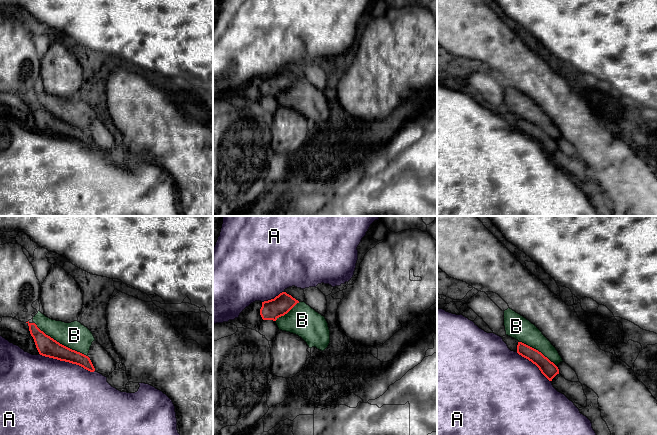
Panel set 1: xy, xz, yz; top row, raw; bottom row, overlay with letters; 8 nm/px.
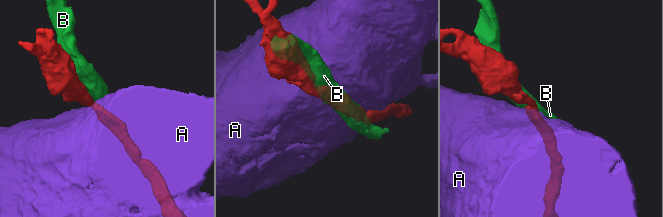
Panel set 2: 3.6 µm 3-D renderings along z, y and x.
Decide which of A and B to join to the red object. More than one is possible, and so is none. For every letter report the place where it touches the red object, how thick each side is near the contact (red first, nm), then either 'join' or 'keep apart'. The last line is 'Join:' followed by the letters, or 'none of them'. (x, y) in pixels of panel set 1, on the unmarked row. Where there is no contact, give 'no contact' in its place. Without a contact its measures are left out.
A: xy (67, 137) | 160/480 nm | keep apart
B: xy (59, 119) | 160/220 nm | keep apart
Join: none of them

